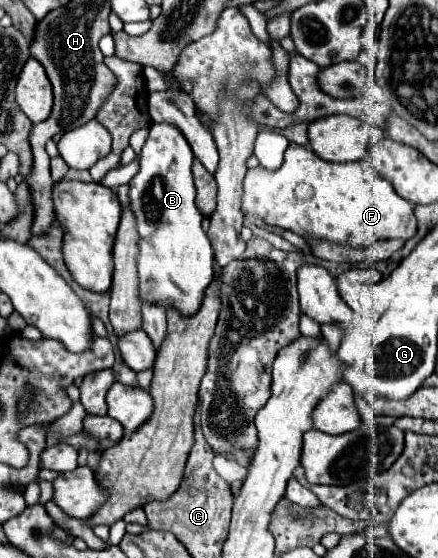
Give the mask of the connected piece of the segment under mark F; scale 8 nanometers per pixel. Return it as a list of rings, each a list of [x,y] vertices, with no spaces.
[[[291,143],[279,169],[249,169],[243,181],[243,215],[261,217],[267,225],[279,225],[301,237],[321,237],[351,247],[367,247],[379,239],[409,239],[417,221],[413,205],[401,199],[389,181],[361,161],[327,163],[313,149]]]

